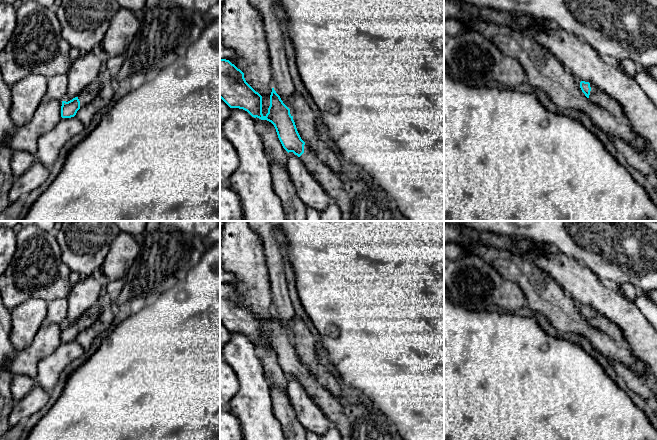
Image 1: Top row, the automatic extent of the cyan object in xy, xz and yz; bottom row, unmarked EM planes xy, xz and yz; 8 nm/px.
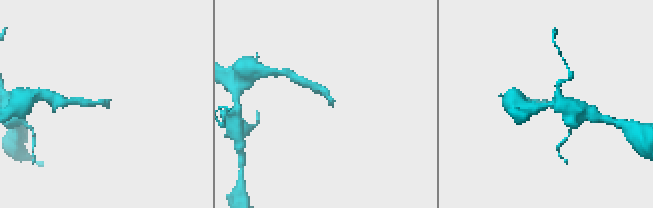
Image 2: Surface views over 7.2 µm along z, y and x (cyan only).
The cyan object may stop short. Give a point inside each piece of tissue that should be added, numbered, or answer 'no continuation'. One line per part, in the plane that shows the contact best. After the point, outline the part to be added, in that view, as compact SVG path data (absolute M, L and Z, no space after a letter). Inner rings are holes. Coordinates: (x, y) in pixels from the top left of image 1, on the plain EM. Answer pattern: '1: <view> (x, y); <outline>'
1: yz (597, 320); M590 307L591 315L589 323L592 327L606 333L616 344L626 345L622 330L604 315Z

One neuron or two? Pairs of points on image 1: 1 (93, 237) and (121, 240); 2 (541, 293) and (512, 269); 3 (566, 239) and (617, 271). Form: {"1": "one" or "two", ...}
{"1": "two", "2": "one", "3": "one"}

